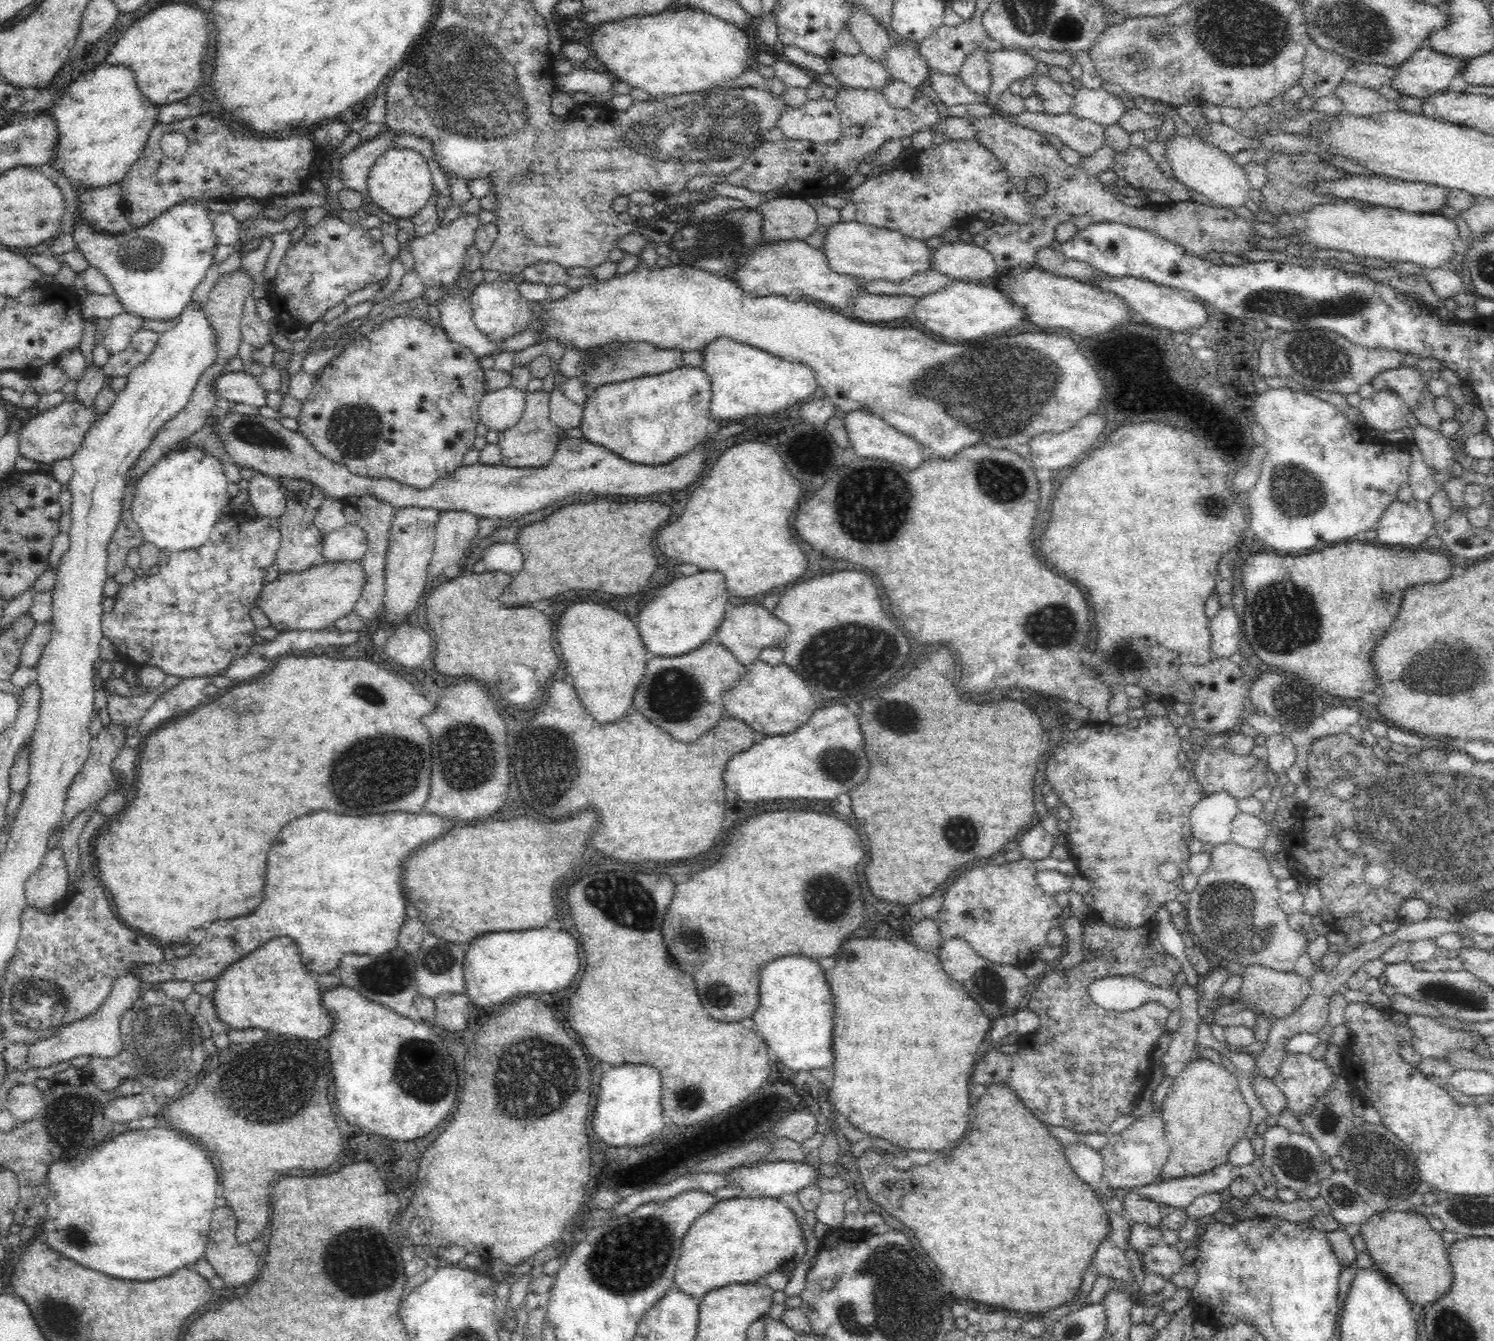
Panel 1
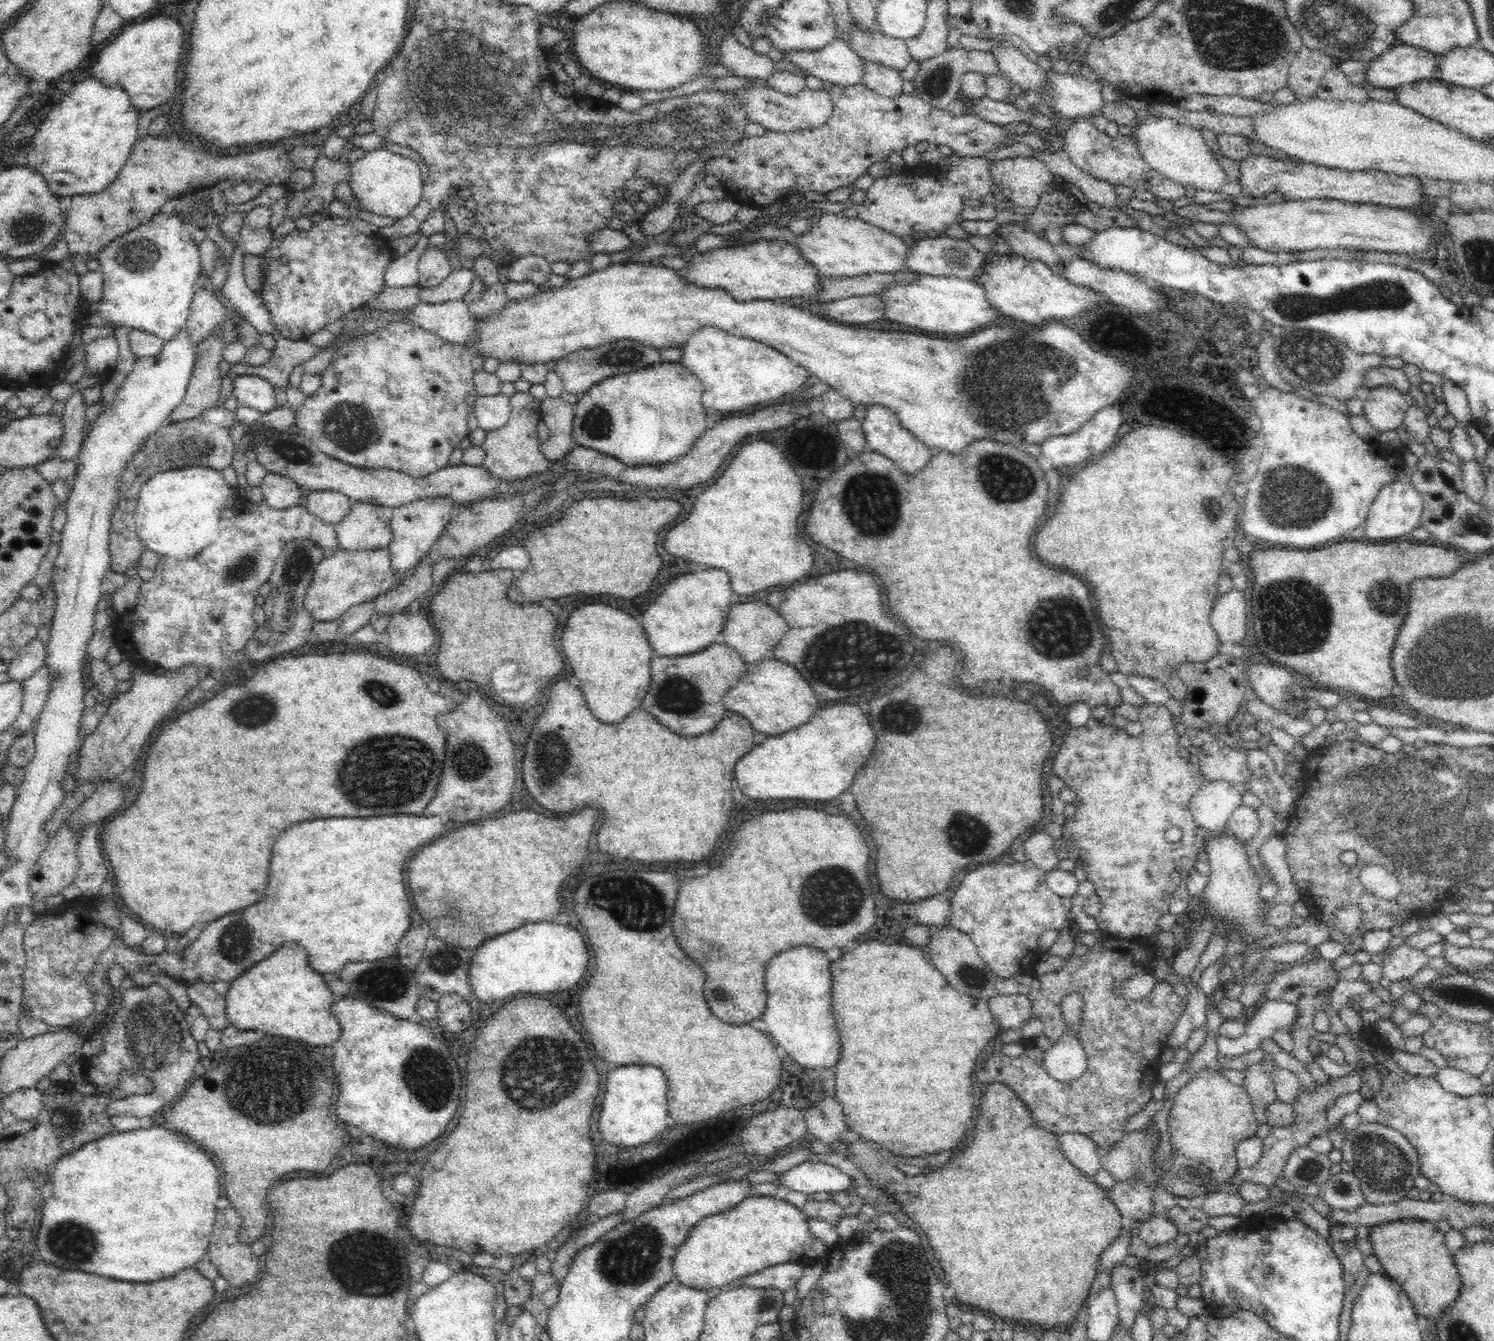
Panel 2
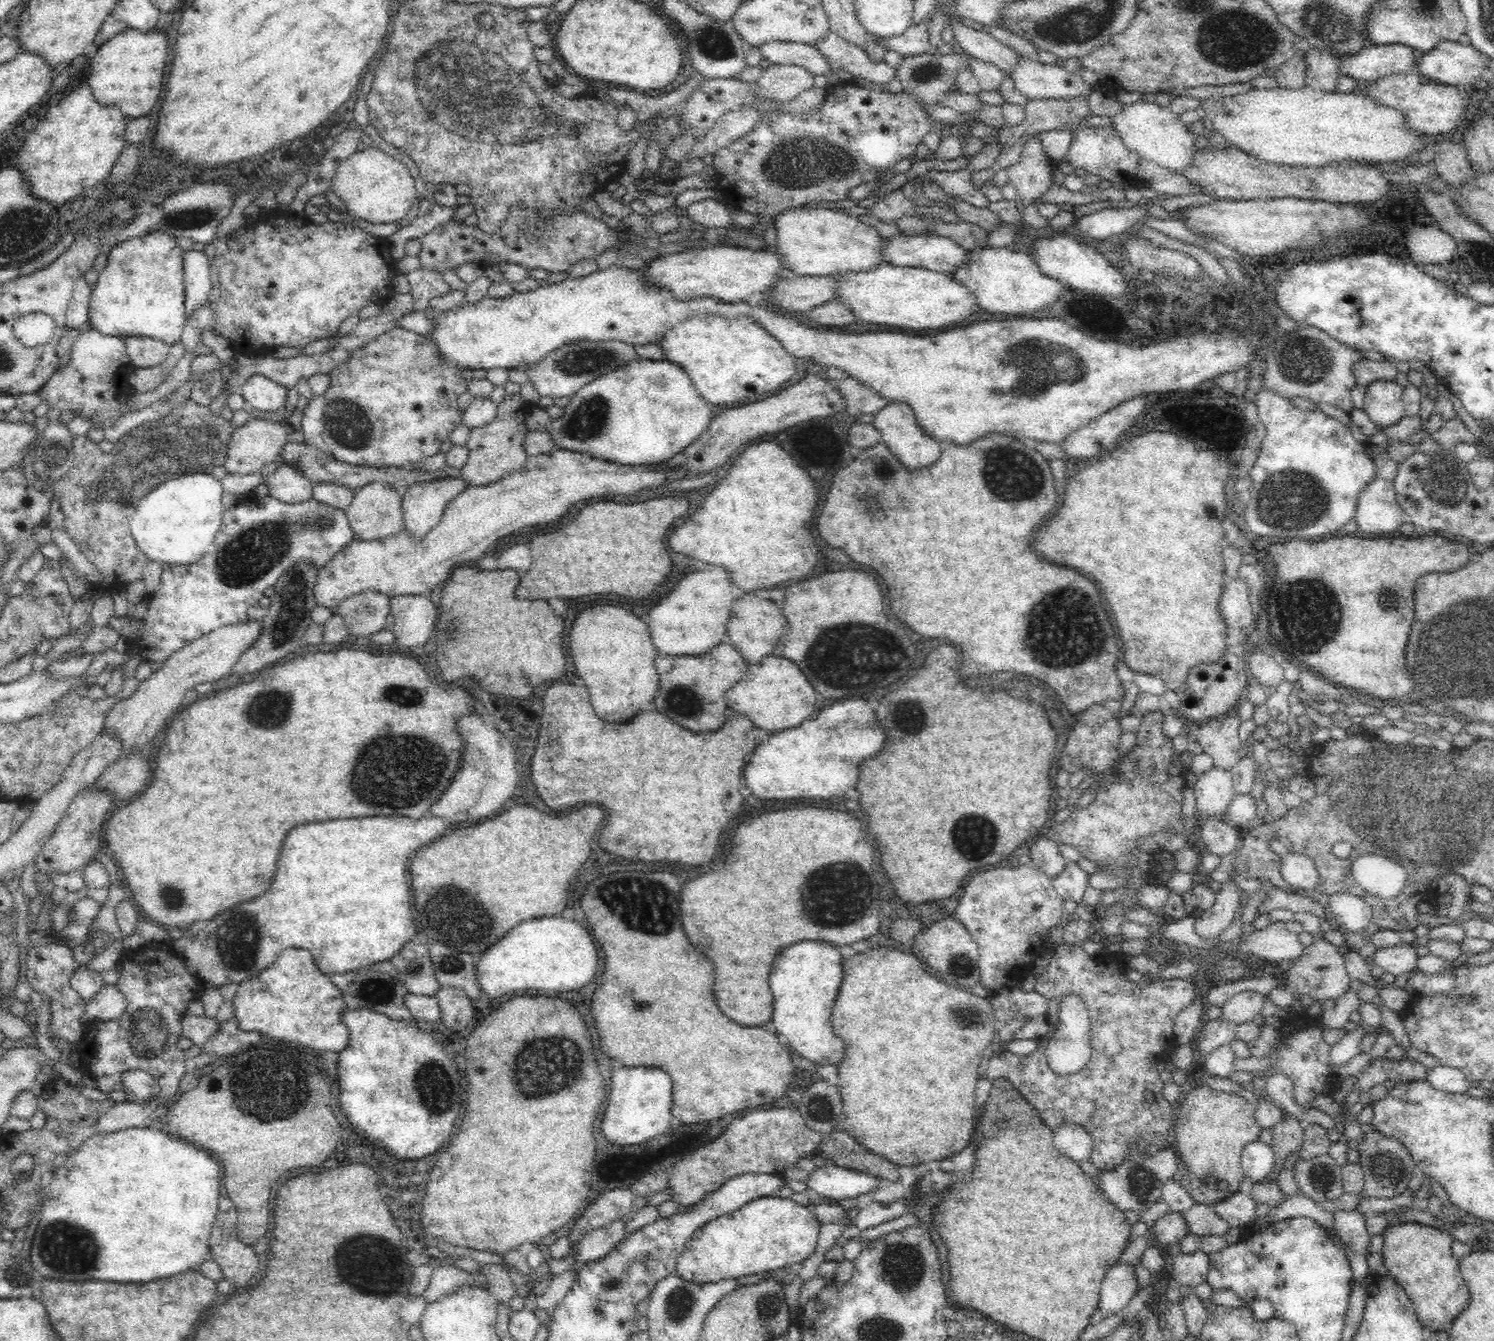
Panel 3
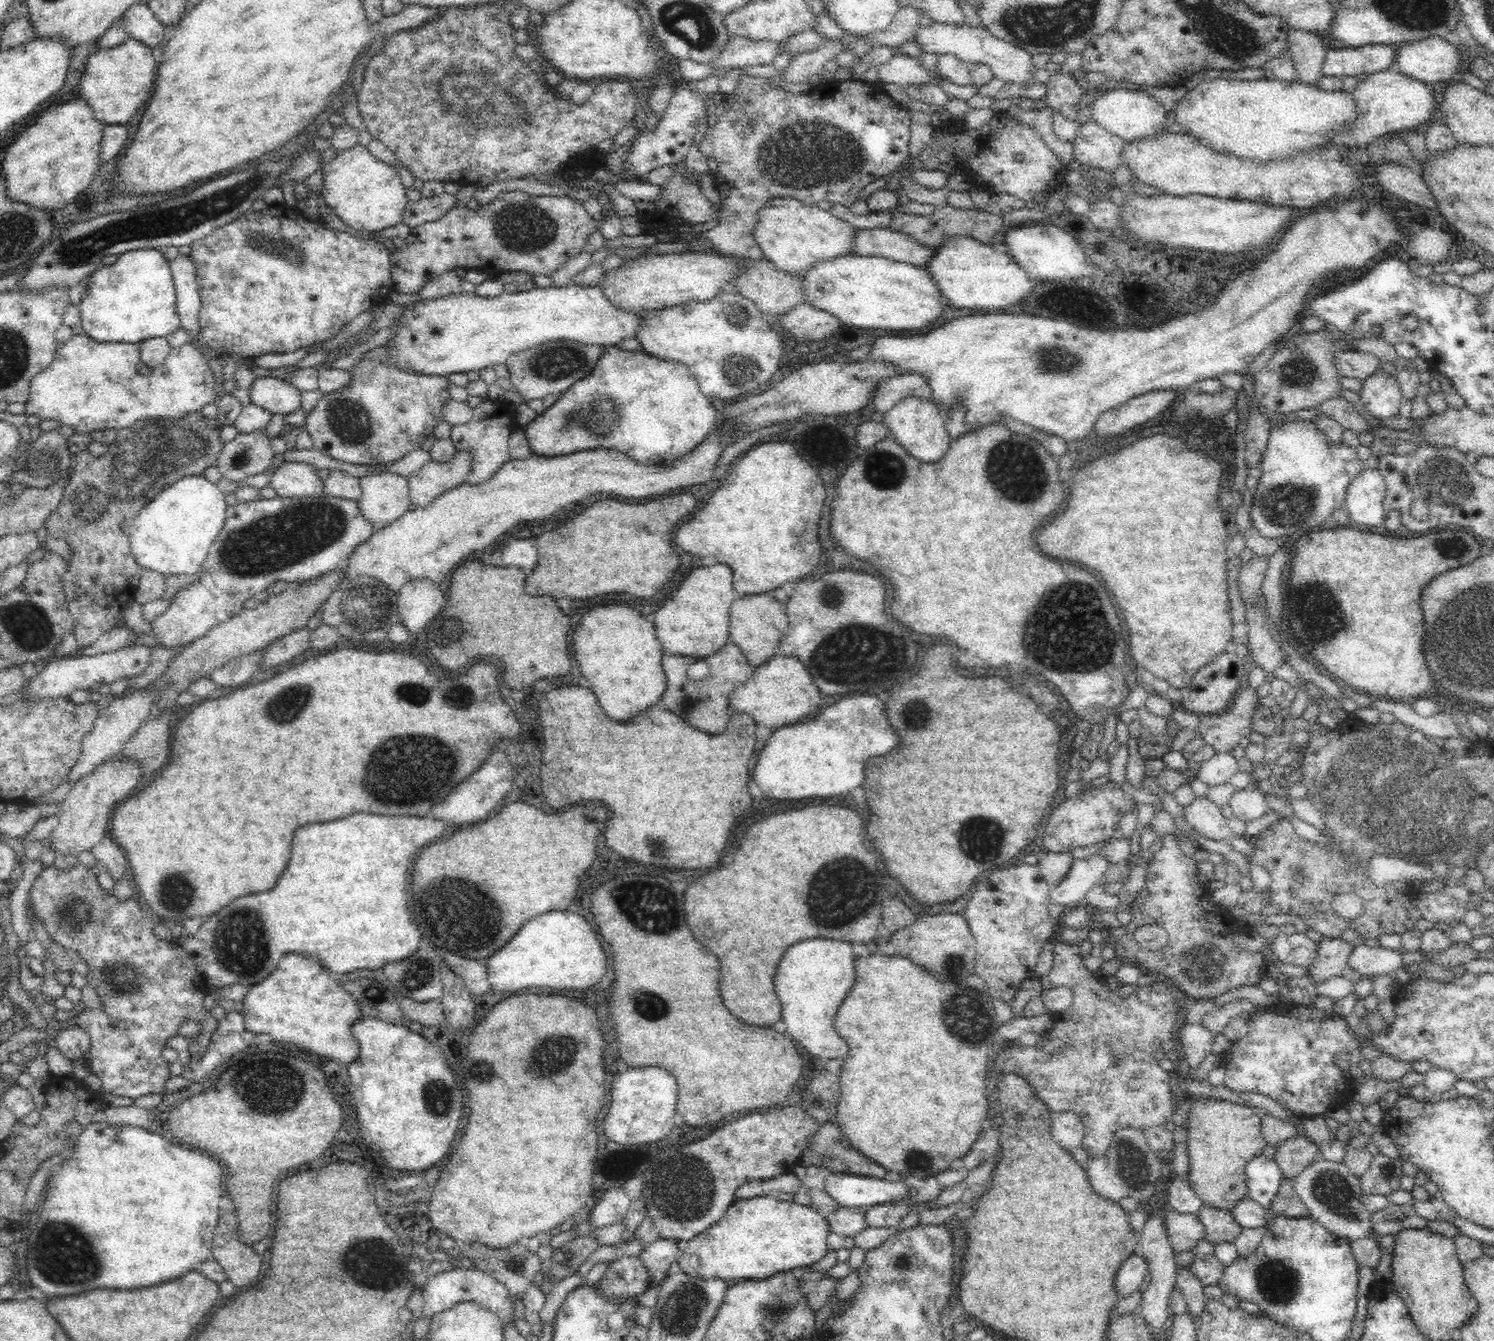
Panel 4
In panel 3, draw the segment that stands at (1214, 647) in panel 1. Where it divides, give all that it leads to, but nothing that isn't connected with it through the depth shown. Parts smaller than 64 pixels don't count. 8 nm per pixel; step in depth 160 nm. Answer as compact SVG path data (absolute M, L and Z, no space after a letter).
M1241 579L1233 580L1230 584L1228 584L1228 586L1226 586L1226 588L1224 588L1224 594L1222 594L1220 604L1218 604L1218 608L1220 608L1220 615L1222 615L1224 623L1238 624L1240 628L1244 628L1244 626L1253 626L1253 614L1250 601L1248 600L1248 598L1250 598L1248 591L1248 583Z

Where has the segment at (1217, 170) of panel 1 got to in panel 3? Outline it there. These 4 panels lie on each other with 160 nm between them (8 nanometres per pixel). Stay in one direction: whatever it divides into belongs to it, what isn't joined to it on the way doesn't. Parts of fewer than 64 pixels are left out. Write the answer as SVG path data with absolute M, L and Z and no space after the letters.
M1139 101L1135 104L1123 104L1123 109L1112 118L1113 128L1119 132L1126 148L1146 160L1152 160L1162 168L1177 173L1193 163L1196 146L1200 141L1190 127L1180 120L1168 107L1152 102Z

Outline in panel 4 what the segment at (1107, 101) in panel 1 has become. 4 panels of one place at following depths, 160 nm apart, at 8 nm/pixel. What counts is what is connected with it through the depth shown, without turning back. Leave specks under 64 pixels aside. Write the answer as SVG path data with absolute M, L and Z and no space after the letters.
M933 23L930 27L920 25L913 37L916 42L920 43L924 53L954 54L968 64L982 62L992 69L995 78L1004 80L1006 83L1016 84L1021 88L1027 89L1036 84L1047 86L1052 78L1052 73L1046 67L1033 65L1032 55L1027 50L996 38L988 29L971 25Z

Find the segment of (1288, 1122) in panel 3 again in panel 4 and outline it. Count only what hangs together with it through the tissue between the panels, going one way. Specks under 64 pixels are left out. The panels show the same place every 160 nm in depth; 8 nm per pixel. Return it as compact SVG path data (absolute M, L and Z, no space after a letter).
M1302 1133L1276 1144L1272 1160L1284 1177L1292 1179L1304 1170L1304 1166L1323 1158L1318 1147L1310 1143Z

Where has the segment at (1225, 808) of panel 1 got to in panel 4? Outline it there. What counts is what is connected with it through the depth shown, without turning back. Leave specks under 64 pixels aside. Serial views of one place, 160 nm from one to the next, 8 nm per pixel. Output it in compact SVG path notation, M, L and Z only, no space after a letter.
M1215 753L1212 758L1201 764L1197 779L1206 783L1208 788L1226 784L1230 777L1239 771L1238 758L1239 753Z

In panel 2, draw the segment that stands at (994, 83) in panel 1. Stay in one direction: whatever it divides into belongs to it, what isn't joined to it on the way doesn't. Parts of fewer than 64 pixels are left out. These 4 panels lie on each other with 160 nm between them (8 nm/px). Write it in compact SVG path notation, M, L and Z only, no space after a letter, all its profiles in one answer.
M956 46L938 56L921 60L919 63L920 71L913 80L914 85L916 85L915 94L937 109L946 109L954 100L961 89L961 78L967 72L978 72L985 77L1003 76L1003 78L1006 78L991 51L971 50Z

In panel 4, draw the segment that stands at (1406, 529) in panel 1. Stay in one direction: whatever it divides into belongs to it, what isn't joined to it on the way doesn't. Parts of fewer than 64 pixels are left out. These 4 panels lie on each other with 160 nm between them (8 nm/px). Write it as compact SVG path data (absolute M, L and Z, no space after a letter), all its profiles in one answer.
M1367 468L1353 479L1345 502L1351 525L1369 530L1372 526L1385 524L1387 487L1380 470Z

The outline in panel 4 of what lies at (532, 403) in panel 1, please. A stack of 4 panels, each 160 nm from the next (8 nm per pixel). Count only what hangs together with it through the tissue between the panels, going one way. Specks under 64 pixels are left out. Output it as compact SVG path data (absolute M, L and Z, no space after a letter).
M505 400L482 401L473 408L474 418L468 424L452 426L452 438L458 452L470 452L472 456L471 469L465 478L465 483L478 485L492 478L492 475L511 459L510 436L517 428L516 418L506 414Z

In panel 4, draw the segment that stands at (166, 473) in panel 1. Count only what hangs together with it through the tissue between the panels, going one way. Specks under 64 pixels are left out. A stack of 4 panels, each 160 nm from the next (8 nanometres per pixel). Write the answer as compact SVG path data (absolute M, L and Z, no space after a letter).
M204 474L180 478L151 499L131 520L129 541L132 554L145 570L170 574L199 573L208 550L226 520L224 493Z

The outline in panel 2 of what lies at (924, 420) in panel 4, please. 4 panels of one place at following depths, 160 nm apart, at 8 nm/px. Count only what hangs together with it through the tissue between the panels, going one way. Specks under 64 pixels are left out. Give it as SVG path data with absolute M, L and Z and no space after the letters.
M868 405L865 412L866 416L860 421L864 439L866 439L864 450L884 455L894 461L906 474L917 473L922 470L922 467L926 466L933 455L933 451L929 450L910 431L901 426L894 411L880 405Z

